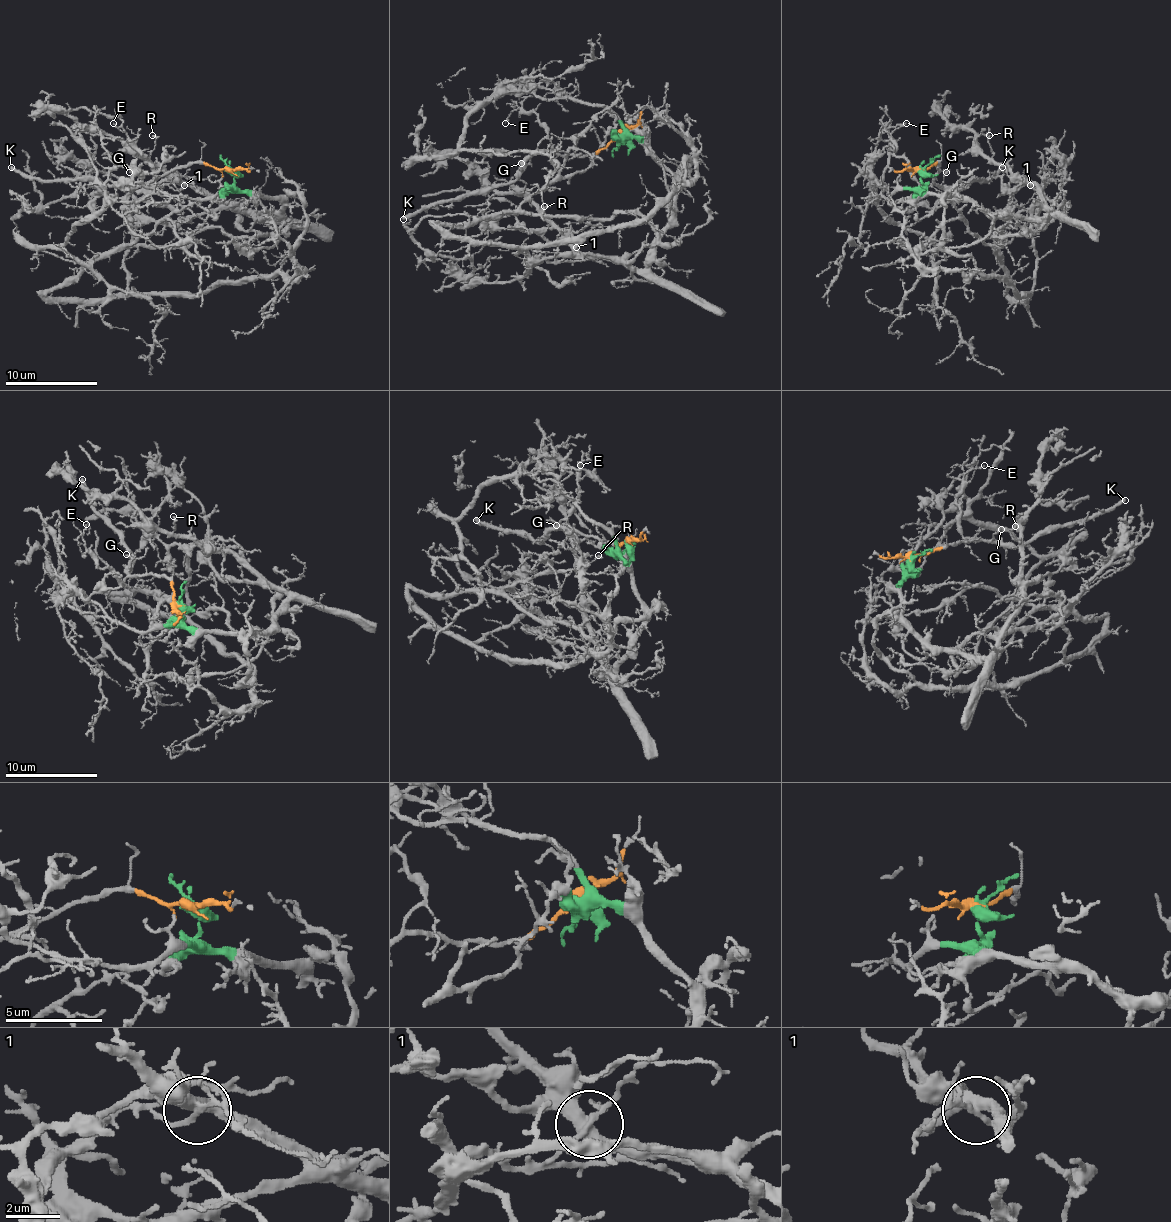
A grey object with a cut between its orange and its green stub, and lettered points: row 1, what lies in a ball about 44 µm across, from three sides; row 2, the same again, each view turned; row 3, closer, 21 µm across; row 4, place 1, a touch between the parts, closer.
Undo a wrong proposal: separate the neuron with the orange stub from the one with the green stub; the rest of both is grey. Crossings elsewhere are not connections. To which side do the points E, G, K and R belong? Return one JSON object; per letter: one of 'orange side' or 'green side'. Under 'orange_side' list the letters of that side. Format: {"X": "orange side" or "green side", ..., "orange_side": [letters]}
{"E": "orange side", "G": "orange side", "K": "orange side", "R": "green side", "orange_side": ["E", "G", "K"]}

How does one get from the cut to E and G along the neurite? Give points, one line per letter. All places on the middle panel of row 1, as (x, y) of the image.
E: (624, 137), (615, 137), (594, 153), (557, 155), (539, 146), (546, 128), (532, 112), (518, 107), (504, 123)
G: (624, 137), (615, 137), (594, 153), (571, 155), (546, 151), (532, 155), (527, 162), (520, 162)

